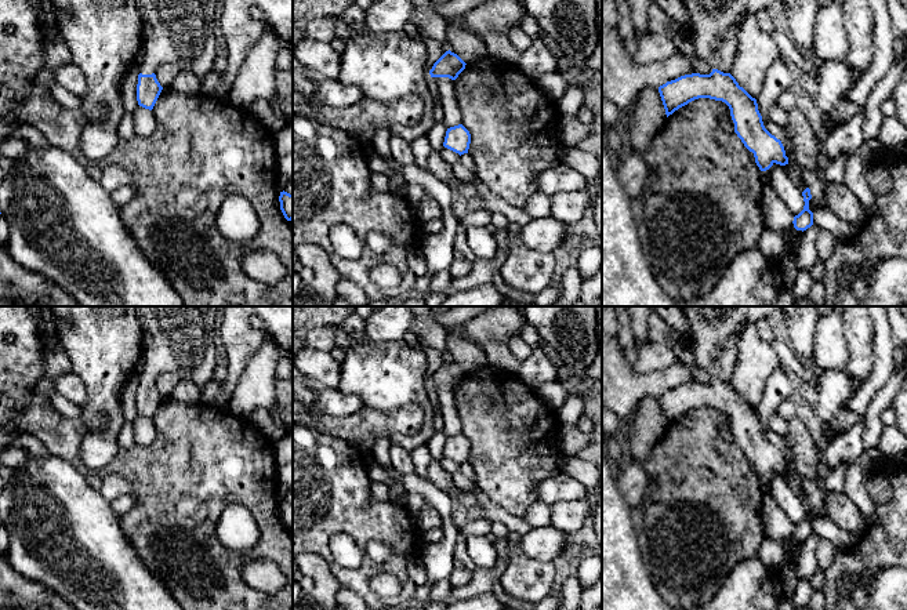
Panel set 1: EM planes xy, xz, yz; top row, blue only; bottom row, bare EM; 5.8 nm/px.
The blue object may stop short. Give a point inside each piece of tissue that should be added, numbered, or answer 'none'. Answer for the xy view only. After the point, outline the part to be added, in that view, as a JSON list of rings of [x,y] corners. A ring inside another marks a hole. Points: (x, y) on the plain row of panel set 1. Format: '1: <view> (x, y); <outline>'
1: xy (182, 340); [[[137,306],[142,328],[142,357],[139,382],[152,384],[162,373],[189,375],[203,388],[213,381],[217,366],[220,306]]]

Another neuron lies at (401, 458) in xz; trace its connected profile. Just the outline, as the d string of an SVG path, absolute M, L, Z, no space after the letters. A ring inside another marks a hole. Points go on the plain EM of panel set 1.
M391 444L389 447L389 458L391 458L391 466L395 472L399 475L413 475L416 473L411 454L409 450Z

